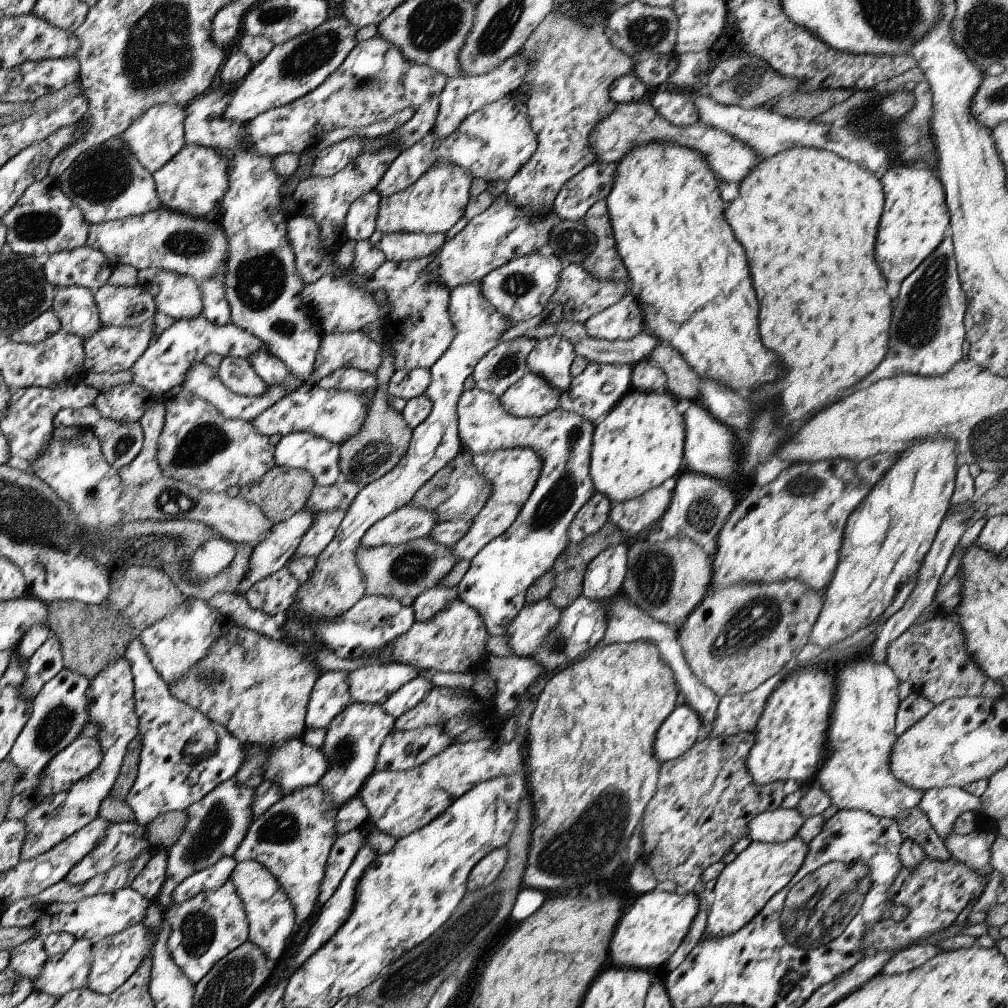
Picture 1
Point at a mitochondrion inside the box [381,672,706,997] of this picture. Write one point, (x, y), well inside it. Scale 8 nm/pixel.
(600, 831)

